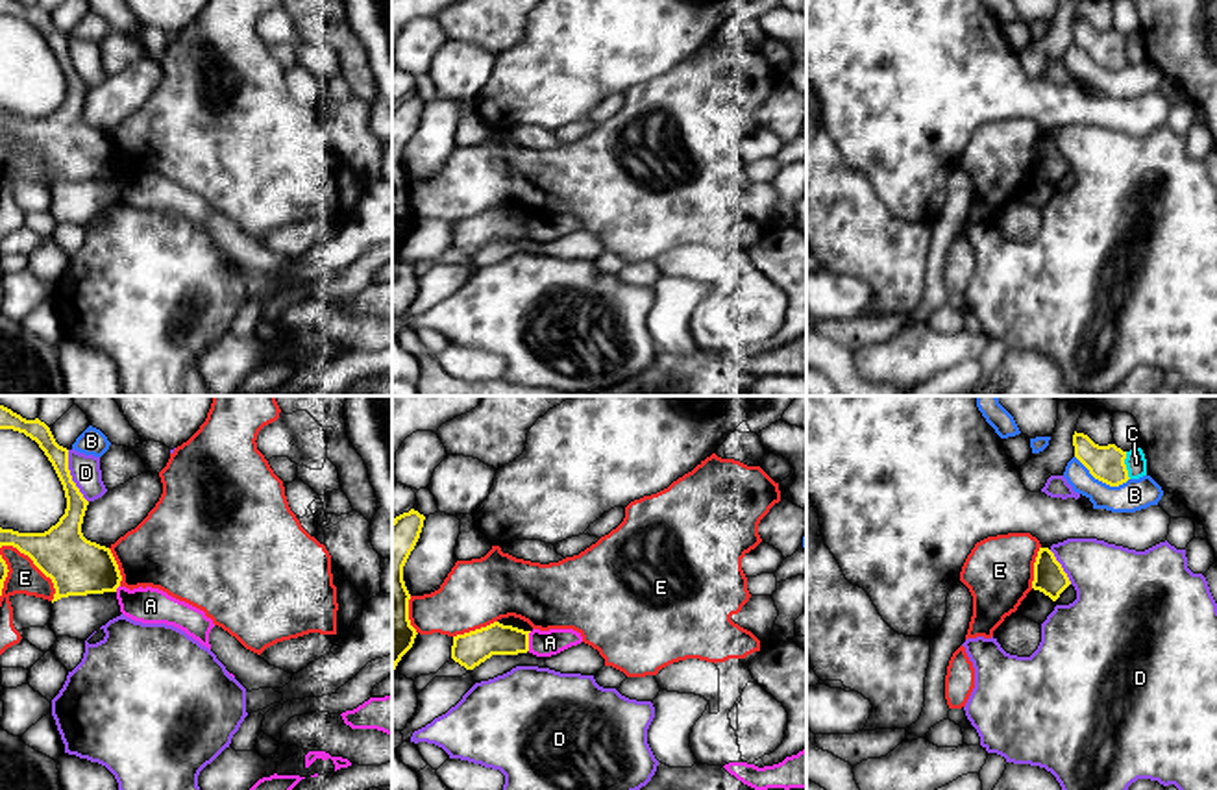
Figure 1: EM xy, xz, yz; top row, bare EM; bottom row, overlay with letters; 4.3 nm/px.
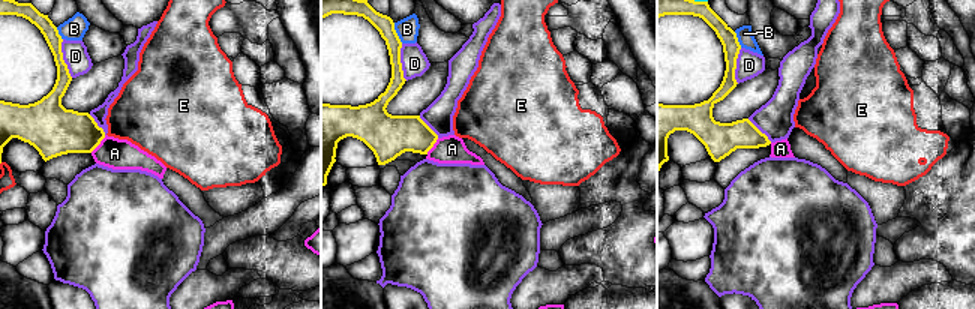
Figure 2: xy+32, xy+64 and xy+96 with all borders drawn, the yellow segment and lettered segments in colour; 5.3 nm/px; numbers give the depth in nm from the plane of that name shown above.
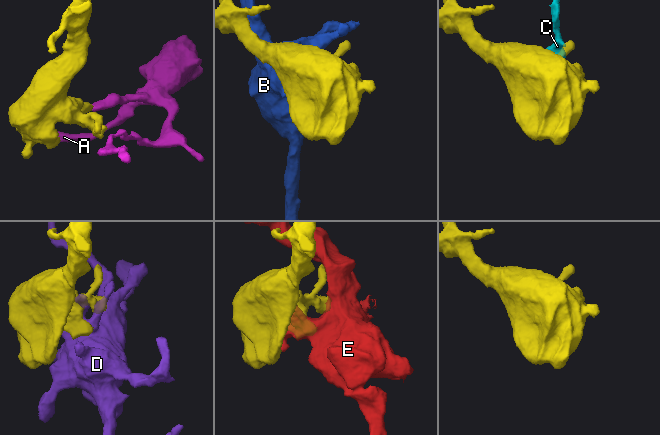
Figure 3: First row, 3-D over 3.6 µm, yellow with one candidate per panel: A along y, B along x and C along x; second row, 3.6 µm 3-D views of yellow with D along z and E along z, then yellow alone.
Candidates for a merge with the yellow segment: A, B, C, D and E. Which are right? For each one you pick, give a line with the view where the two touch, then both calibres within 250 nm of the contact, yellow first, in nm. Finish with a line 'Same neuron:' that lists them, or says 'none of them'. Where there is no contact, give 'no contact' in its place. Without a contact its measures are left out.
Same neuron: none of them

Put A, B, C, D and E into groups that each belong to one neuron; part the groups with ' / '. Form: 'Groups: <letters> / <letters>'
Groups: A / B / C / D / E

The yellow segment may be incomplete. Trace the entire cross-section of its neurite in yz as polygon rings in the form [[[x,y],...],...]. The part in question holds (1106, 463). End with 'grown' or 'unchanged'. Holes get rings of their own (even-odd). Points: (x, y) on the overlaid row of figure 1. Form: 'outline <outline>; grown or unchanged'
outline [[[1075,431],[1073,446],[1075,457],[1095,479],[1110,487],[1119,487],[1130,479],[1125,464],[1126,451],[1115,444],[1099,446],[1088,435]]]; unchanged

